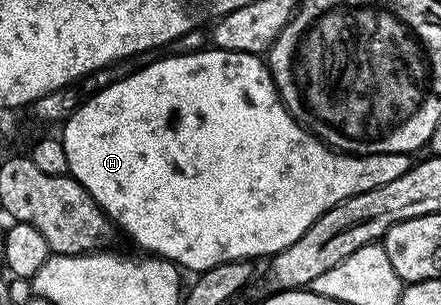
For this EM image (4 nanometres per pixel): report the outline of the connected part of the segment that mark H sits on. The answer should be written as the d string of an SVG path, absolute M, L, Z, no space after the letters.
M215 49L171 54L165 59L156 59L145 67L137 66L132 74L109 82L109 87L102 88L97 95L89 94L80 108L62 124L68 174L80 182L86 193L90 193L90 197L108 214L117 228L120 230L121 227L144 250L141 252L168 259L185 272L192 271L191 273L199 273L235 259L256 261L259 260L259 255L271 257L294 245L294 241L298 241L298 237L302 237L302 233L306 233L306 229L310 229L310 225L314 225L314 221L334 205L346 201L351 195L378 189L378 185L390 185L390 181L398 181L402 173L412 168L413 160L402 153L349 155L329 147L324 140L317 139L284 108L272 74L268 72L267 62L259 55Z

